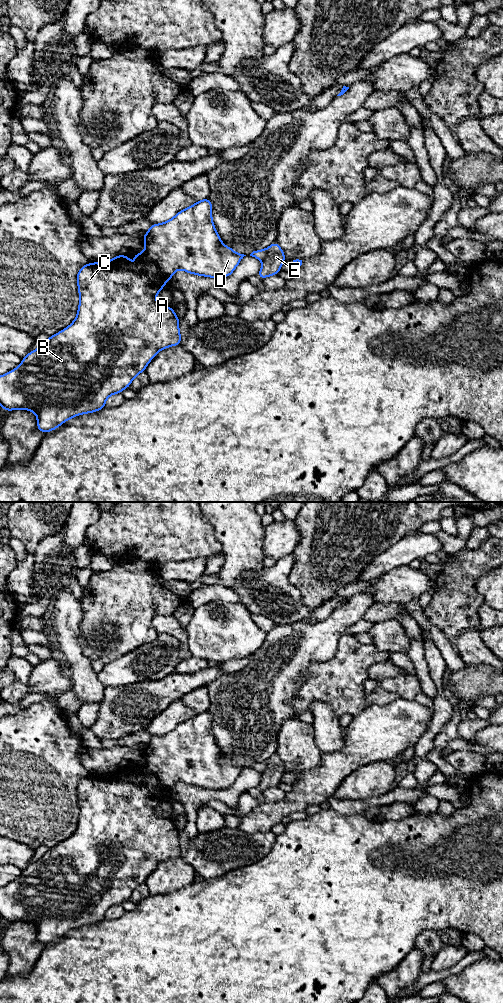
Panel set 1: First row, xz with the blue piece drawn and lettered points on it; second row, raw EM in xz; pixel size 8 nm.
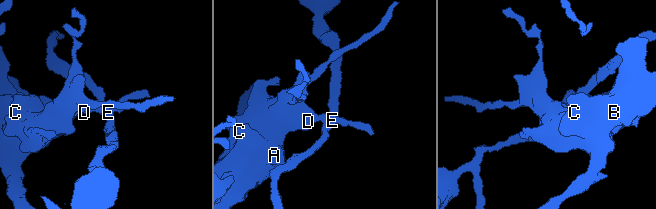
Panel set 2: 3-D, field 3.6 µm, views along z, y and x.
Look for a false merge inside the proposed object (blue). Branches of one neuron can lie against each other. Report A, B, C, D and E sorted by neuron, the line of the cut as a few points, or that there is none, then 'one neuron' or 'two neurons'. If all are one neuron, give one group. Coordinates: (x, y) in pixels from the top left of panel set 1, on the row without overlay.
A B C D / E | xz (268, 760), (268, 766), (263, 774) | two neurons

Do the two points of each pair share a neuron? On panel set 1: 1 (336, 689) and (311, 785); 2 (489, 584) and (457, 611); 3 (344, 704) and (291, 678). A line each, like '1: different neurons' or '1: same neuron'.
1: different neurons
2: different neurons
3: different neurons

